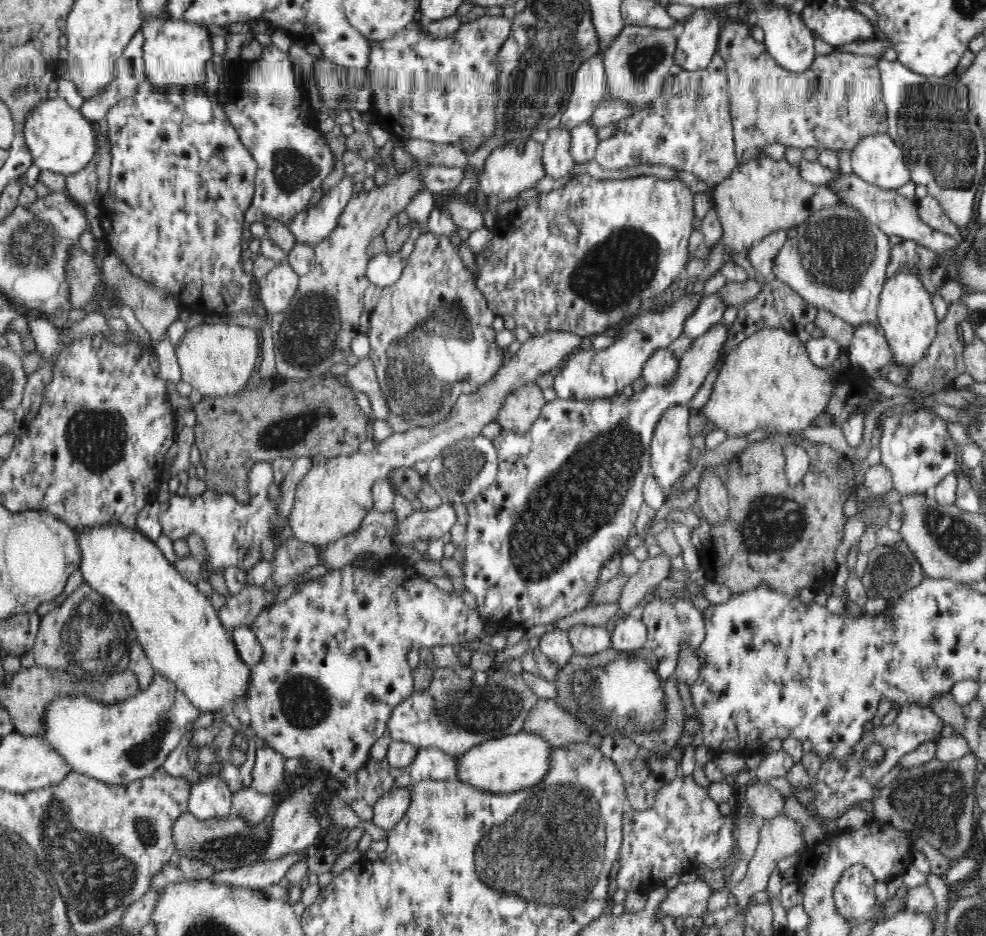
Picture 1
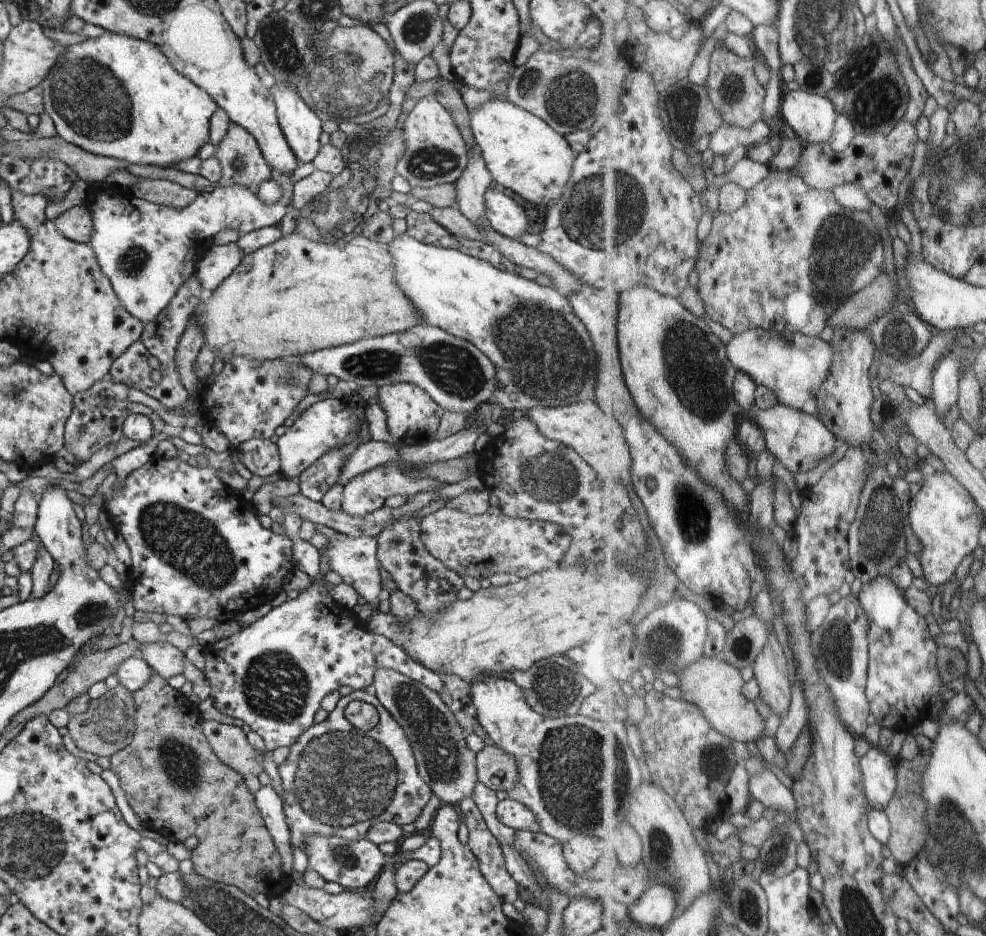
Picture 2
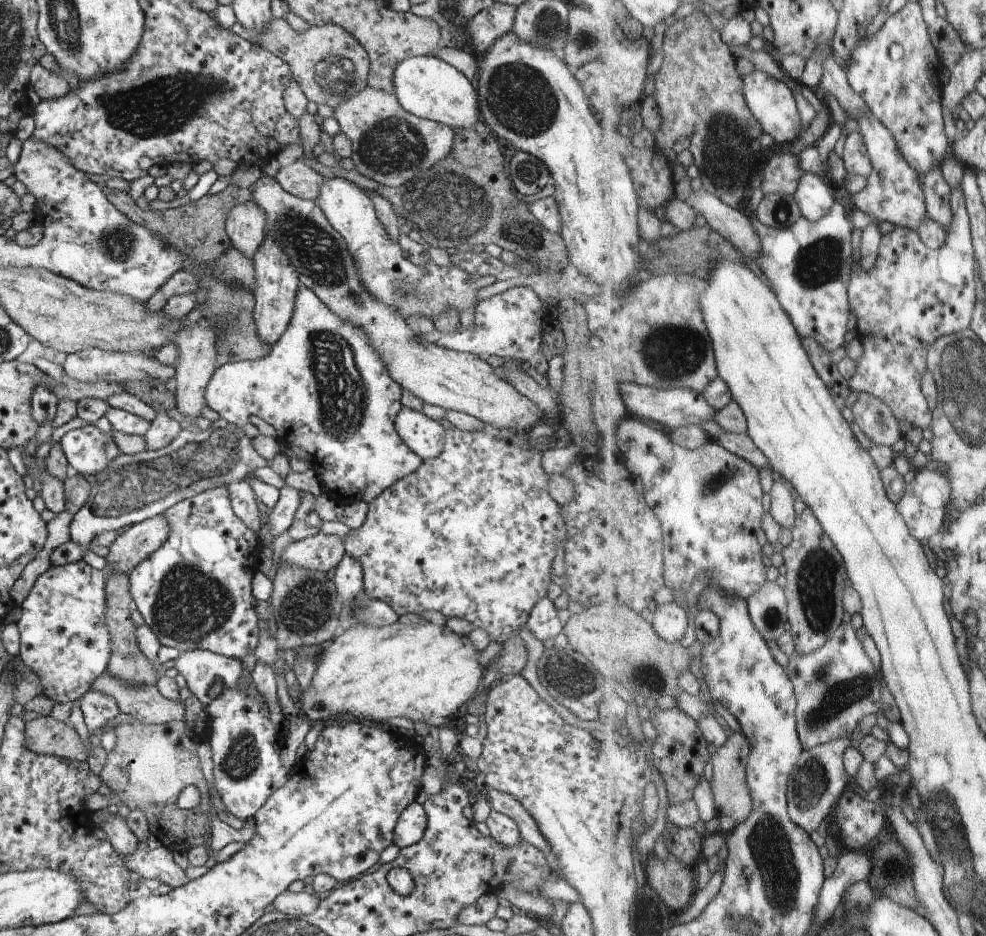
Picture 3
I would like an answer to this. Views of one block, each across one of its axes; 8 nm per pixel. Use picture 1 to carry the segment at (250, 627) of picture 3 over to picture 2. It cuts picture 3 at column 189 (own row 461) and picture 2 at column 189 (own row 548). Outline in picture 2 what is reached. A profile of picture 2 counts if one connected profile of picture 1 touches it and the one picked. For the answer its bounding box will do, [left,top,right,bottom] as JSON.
[96,453,295,623]

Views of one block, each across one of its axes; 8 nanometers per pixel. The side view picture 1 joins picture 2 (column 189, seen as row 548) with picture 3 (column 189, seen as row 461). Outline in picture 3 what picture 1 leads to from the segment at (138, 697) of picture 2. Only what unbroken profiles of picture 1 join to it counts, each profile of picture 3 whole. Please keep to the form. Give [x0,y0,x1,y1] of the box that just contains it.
[99,721,210,851]

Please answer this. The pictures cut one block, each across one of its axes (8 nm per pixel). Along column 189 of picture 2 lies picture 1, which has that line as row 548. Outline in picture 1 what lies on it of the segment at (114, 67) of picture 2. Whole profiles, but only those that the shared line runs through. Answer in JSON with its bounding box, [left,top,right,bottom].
[75,524,250,713]

